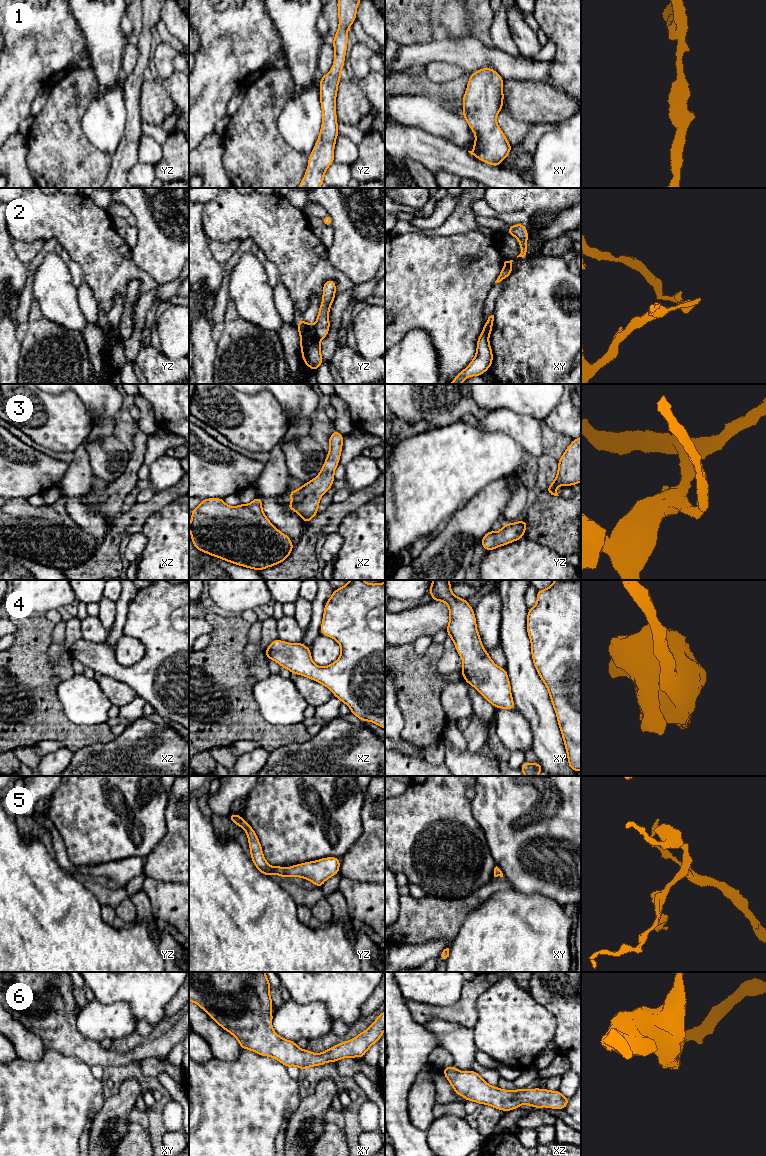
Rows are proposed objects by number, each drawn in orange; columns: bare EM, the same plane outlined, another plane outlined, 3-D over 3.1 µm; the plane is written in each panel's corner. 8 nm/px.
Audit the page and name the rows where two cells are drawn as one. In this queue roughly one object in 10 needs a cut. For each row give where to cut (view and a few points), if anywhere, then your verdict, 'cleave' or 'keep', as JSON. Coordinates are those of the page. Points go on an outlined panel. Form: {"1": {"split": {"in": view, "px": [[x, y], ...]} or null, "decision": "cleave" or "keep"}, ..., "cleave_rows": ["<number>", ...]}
{"1": {"split": null, "decision": "keep"}, "2": {"split": {"in": "yz", "px": [[315, 324], [315, 333], [319, 340]]}, "decision": "cleave"}, "3": {"split": null, "decision": "keep"}, "4": {"split": null, "decision": "keep"}, "5": {"split": null, "decision": "keep"}, "6": {"split": null, "decision": "keep"}, "cleave_rows": ["2"]}

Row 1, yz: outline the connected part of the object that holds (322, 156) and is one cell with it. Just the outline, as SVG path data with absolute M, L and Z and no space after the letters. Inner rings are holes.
M338 0L339 26L332 41L335 57L328 74L320 79L320 104L322 126L320 135L309 156L308 167L298 188L320 188L327 168L334 162L334 147L338 136L336 96L341 70L344 67L348 35L347 31L356 20L360 0Z

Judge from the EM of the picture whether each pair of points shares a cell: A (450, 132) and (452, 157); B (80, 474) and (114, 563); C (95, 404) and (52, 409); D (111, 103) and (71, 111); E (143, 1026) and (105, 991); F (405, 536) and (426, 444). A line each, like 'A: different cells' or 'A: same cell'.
A: different cells
B: different cells
C: different cells
D: different cells
E: different cells
F: same cell

